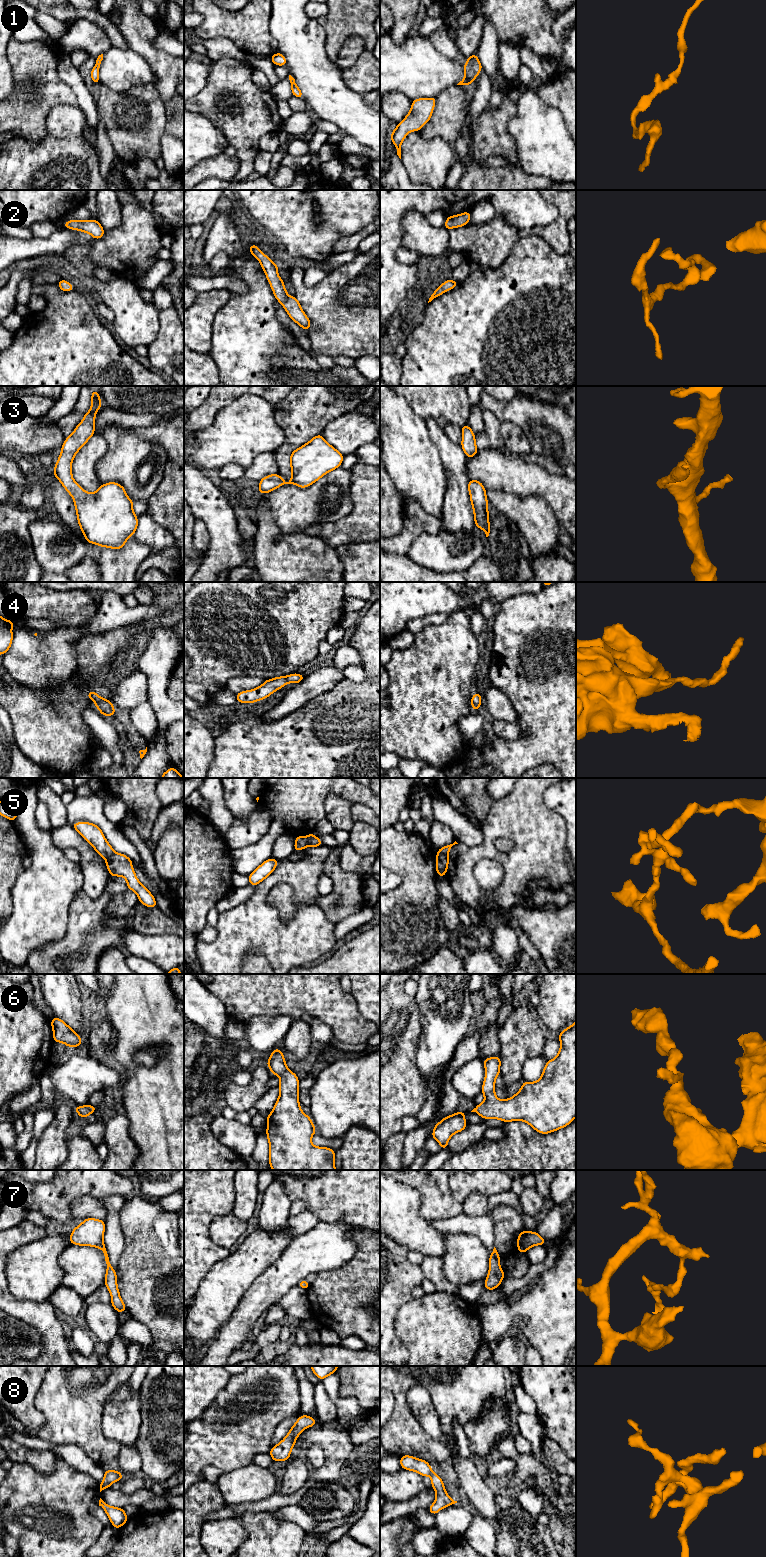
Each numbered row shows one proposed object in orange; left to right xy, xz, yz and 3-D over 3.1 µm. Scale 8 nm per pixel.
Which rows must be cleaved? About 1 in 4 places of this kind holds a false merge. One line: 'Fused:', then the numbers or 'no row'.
Fused: 5

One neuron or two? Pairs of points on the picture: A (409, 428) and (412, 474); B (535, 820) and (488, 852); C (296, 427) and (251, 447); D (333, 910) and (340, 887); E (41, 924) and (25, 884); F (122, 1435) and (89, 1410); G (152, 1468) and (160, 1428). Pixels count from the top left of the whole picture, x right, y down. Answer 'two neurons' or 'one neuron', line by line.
A: one neuron
B: one neuron
C: two neurons
D: one neuron
E: one neuron
F: two neurons
G: one neuron

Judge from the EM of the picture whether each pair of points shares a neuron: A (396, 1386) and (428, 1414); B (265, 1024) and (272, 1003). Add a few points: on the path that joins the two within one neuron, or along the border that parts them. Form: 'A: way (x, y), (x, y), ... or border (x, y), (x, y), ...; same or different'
A: border (420, 1384), (407, 1393), (407, 1405), (416, 1418); different
B: border (291, 1017), (288, 1015), (252, 1016), (244, 1021); different

